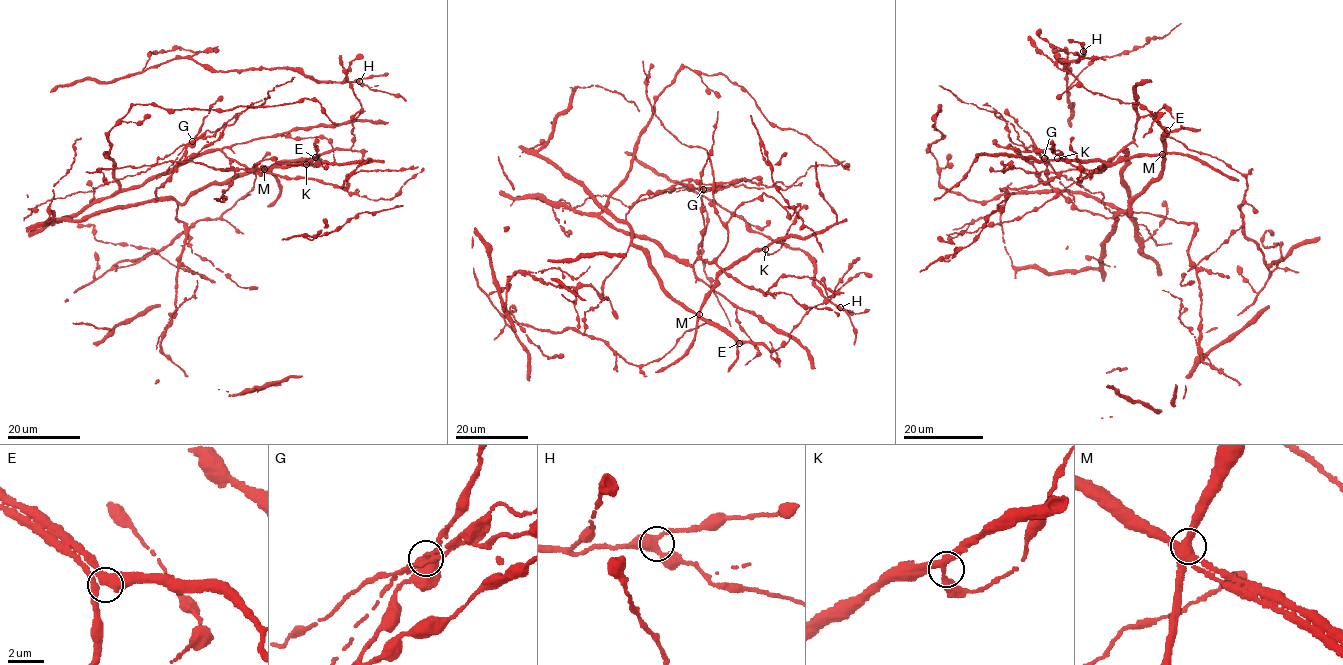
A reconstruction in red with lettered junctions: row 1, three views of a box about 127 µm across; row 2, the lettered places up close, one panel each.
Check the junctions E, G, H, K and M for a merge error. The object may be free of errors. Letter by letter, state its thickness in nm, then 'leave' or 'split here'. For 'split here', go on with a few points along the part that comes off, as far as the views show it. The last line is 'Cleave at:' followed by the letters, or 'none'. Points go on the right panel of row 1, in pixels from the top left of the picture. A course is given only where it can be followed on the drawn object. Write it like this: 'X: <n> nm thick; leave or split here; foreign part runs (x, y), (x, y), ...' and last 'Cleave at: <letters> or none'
E: 400 nm thick; leave
G: 360 nm thick; split here; foreign part runs (1044, 158), (1056, 173), (1102, 193), (1110, 212), (1136, 218), (1156, 244), (1171, 243)
H: 360 nm thick; leave
K: 360 nm thick; leave
M: 420 nm thick; leave
Cleave at: G

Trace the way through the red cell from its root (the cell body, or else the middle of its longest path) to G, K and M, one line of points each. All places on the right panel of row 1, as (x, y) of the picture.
G: (1135, 198), (1130, 214), (1118, 213), (1105, 218), (1081, 210), (1050, 186), (1044, 158)
K: (1135, 198), (1144, 192), (1150, 181), (1159, 180), (1163, 154), (1136, 154), (1113, 162), (1057, 158)
M: (1135, 198), (1144, 192), (1150, 181), (1159, 180), (1162, 154)

